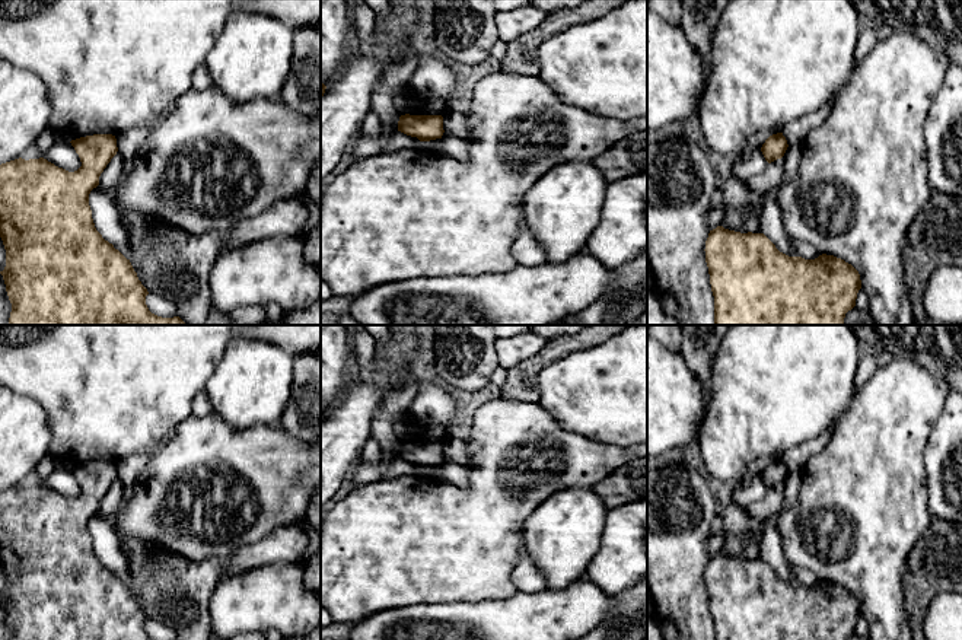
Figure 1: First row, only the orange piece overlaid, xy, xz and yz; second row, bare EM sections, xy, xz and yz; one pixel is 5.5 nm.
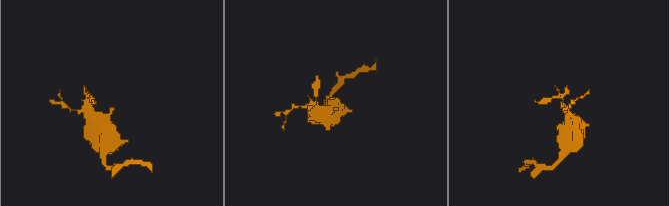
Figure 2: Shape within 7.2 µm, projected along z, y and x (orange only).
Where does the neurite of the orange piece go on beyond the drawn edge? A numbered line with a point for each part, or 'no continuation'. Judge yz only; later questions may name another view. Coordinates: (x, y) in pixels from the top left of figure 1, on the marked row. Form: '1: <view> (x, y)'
no continuation

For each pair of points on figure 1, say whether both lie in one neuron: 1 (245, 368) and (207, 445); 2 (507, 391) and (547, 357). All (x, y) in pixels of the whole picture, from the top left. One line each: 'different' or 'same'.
1: different
2: same

